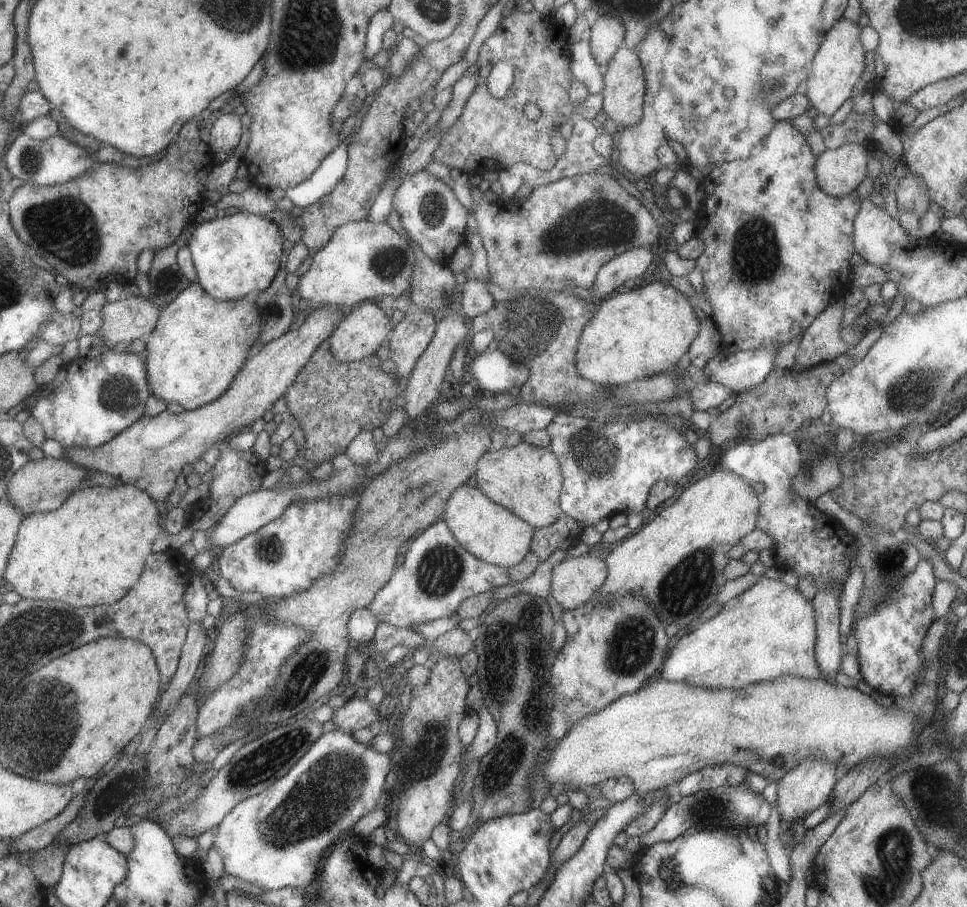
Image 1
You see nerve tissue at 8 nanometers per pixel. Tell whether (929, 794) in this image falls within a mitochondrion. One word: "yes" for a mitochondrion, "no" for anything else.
yes

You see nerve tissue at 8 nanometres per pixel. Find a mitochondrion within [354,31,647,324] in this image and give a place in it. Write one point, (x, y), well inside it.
(597, 225)

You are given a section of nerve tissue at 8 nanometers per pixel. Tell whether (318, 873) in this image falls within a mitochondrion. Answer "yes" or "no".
no

